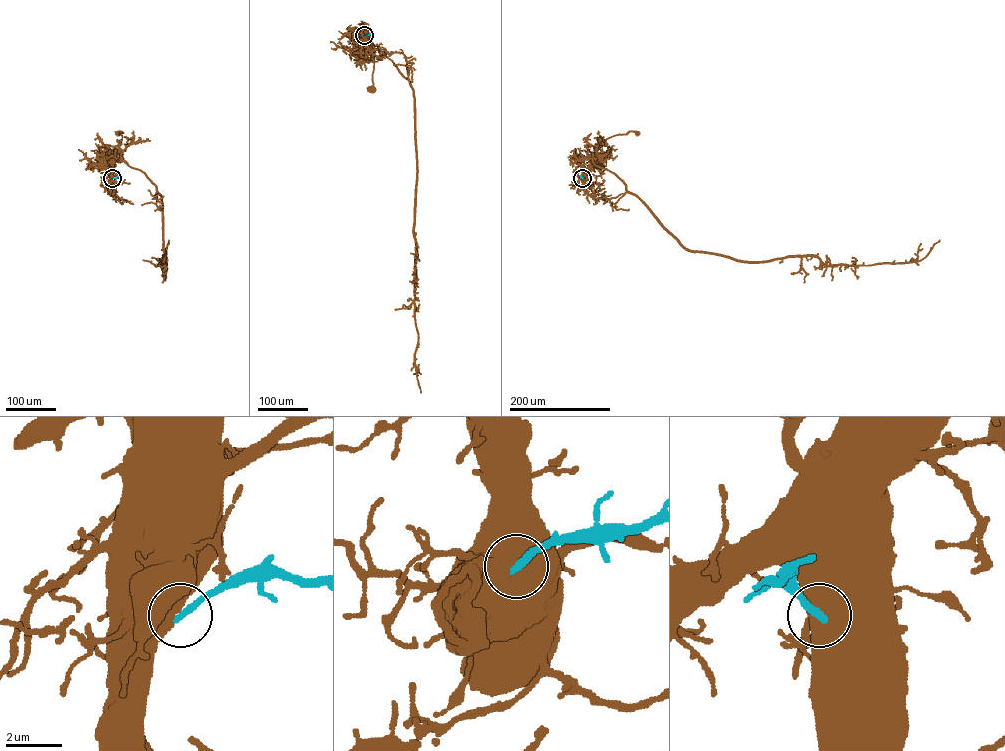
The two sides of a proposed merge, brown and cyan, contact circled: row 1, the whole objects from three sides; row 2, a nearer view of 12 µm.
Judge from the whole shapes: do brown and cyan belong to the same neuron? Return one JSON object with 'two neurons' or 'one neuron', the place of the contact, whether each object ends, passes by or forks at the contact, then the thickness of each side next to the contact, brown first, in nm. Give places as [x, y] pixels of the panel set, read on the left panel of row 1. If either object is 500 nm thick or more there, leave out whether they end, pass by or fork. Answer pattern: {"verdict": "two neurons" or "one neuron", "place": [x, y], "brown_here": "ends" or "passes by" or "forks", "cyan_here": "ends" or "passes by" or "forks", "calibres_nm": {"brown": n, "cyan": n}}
{"verdict": "one neuron", "place": [112, 178], "calibres_nm": {"brown": 800, "cyan": 280}}

